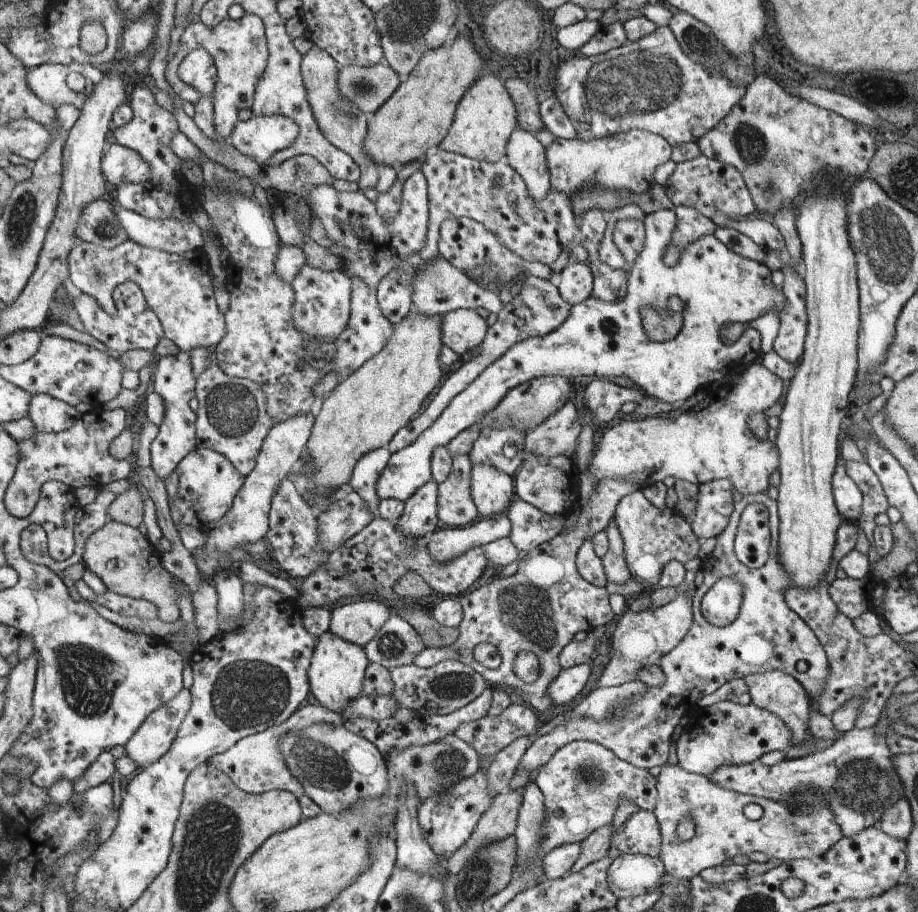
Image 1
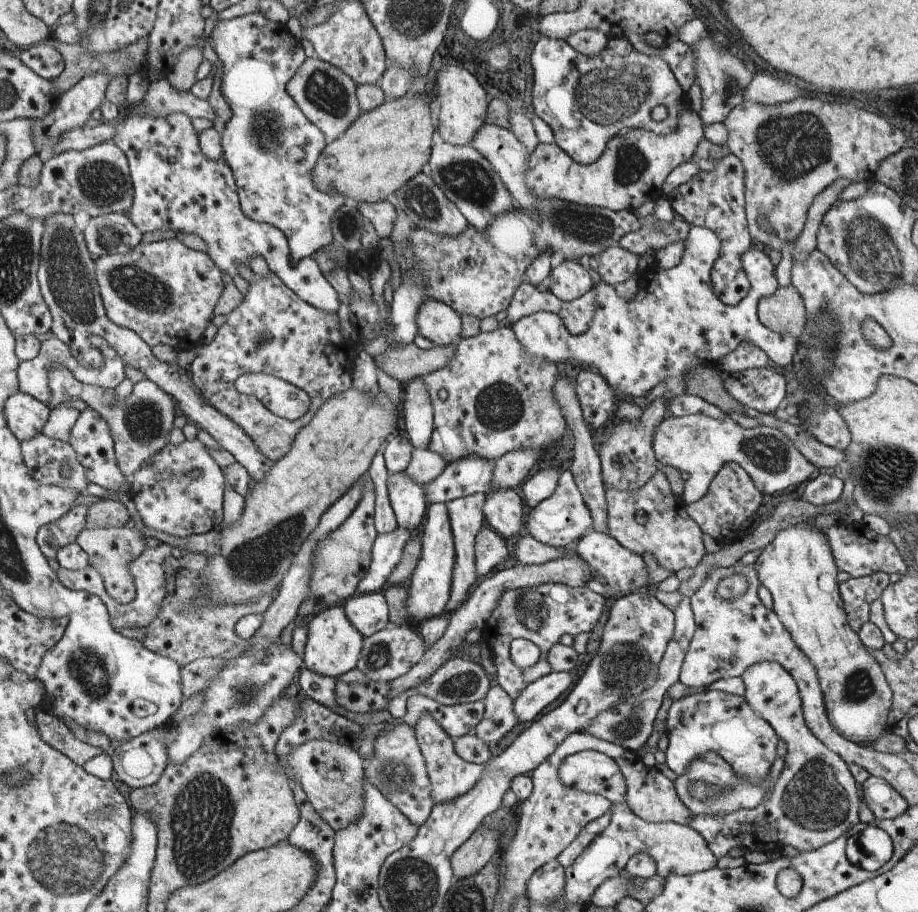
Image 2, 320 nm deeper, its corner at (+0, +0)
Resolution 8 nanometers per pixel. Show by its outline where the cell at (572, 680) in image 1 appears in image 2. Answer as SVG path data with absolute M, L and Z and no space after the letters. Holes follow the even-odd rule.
M566 671L551 672L530 683L520 696L513 700L513 711L518 722L536 721L538 714L542 714L570 686L572 686L572 678Z

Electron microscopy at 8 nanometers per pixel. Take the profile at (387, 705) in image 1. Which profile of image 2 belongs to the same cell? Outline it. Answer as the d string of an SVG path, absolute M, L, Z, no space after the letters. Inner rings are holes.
M302 669L300 674L298 675L298 684L300 684L300 688L304 690L304 694L308 698L314 699L317 703L332 708L335 712L335 708L338 706L336 702L336 694L334 694L335 686L337 680L334 677L322 676L321 674L312 672L308 669Z

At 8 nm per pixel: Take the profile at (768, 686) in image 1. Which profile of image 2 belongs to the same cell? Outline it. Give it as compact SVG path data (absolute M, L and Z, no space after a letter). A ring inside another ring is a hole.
M757 662L739 677L744 683L747 703L786 742L784 768L769 800L755 809L741 809L729 815L694 815L689 825L705 837L718 859L736 847L770 855L784 846L794 846L803 853L834 842L860 822L858 784L847 762L806 726L798 685L779 662Z

